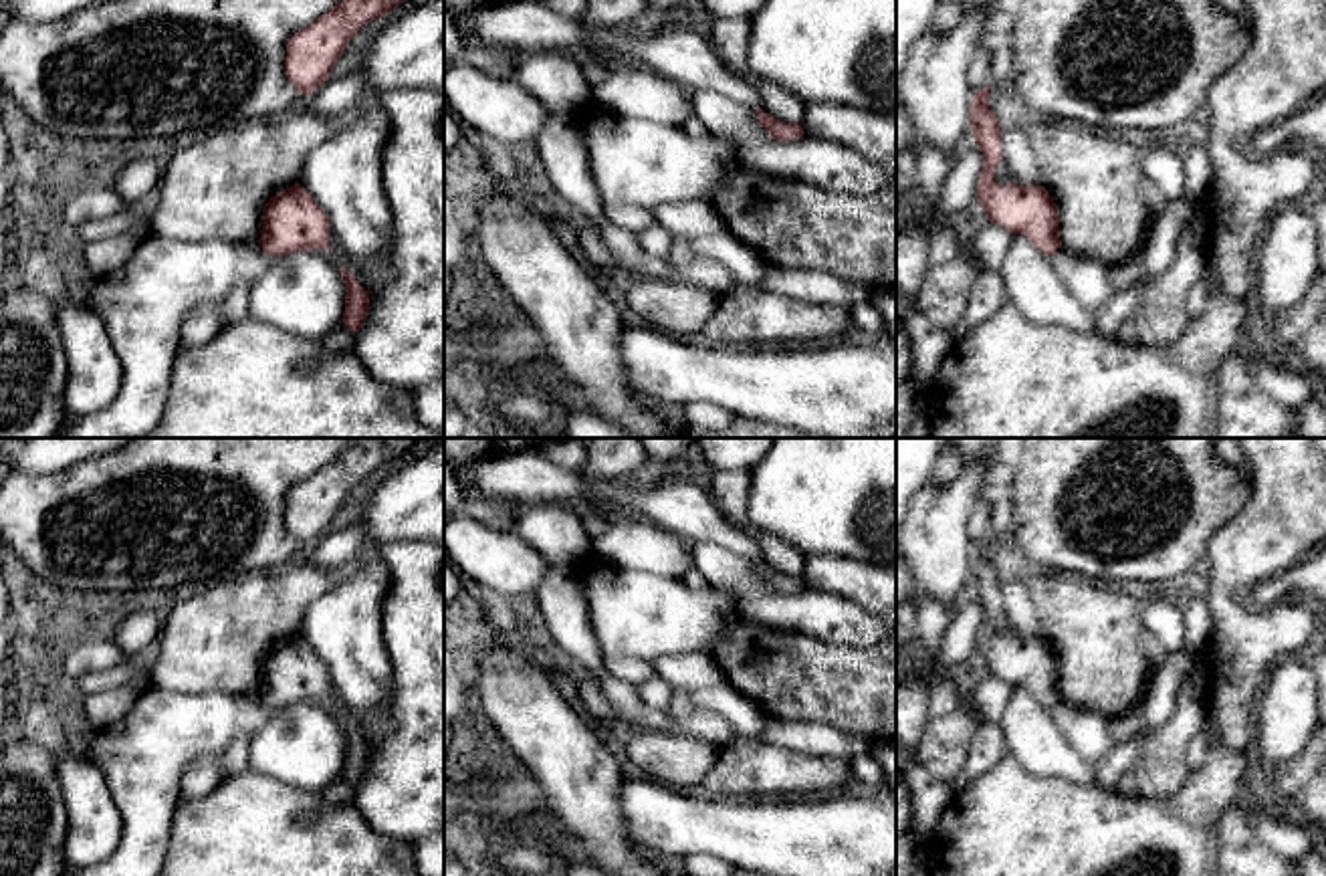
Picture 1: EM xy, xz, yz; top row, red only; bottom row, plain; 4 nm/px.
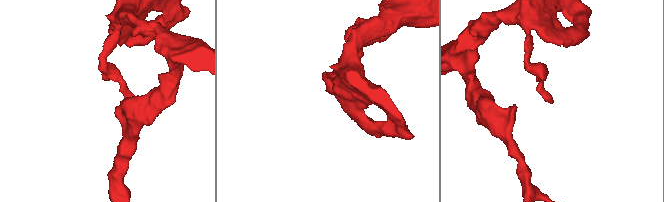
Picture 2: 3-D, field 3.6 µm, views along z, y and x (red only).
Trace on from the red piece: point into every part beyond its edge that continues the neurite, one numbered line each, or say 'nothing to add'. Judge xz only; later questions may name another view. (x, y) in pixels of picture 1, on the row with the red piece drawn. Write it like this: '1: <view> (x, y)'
nothing to add

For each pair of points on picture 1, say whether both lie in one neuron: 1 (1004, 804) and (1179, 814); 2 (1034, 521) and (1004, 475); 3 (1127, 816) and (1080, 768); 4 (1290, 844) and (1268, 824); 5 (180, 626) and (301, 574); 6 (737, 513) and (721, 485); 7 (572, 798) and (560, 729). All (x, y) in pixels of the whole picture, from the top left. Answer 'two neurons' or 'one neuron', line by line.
1: one neuron
2: two neurons
3: two neurons
4: one neuron
5: one neuron
6: one neuron
7: one neuron

